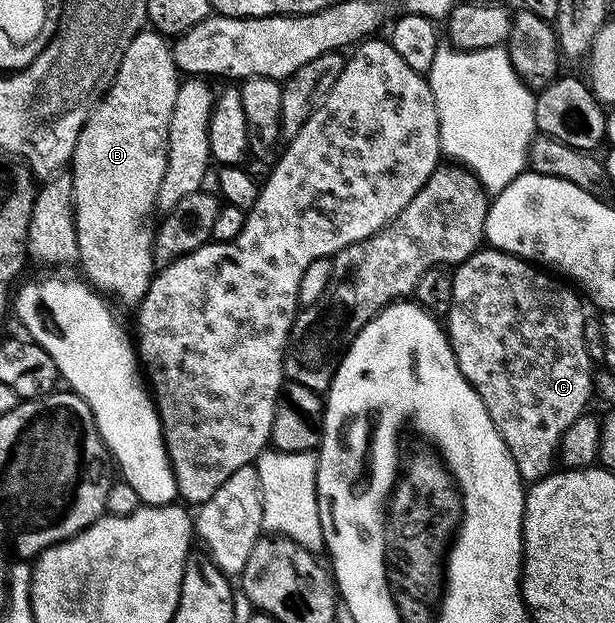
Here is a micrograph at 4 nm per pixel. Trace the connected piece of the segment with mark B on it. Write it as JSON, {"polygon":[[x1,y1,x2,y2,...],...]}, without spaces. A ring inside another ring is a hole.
{"polygon":[[154,29,138,31,133,37,133,41,129,41,129,45,121,57,121,65,113,77,111,88,103,94,103,98,100,99,94,109,92,109,91,116,85,121,85,125,77,137,75,148,71,154,71,162,69,164,71,176,69,176,69,182,71,192,73,193,73,201,75,202,75,228,77,229,77,245,79,246,78,262,80,264,83,263,84,272,82,271,82,274,86,276,92,287,98,289,100,292,106,293,108,296,116,295,121,302,131,303,131,305,138,305,145,297,145,293,149,289,152,279,154,279,157,274,153,223,150,223,147,218,150,217,151,210,156,210,157,200,159,198,159,186,165,177,165,169,167,168,167,130,169,129,169,117,173,117,173,104,177,102,177,89,179,88,180,82,181,73,175,68,173,53,171,52,171,43]]}

